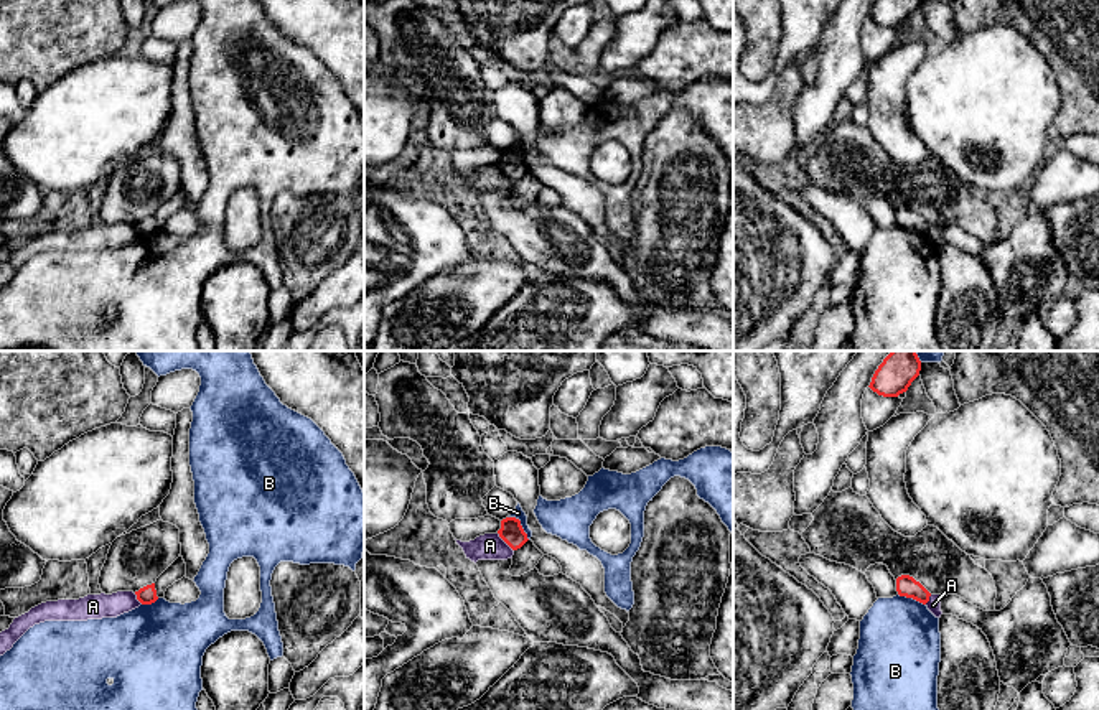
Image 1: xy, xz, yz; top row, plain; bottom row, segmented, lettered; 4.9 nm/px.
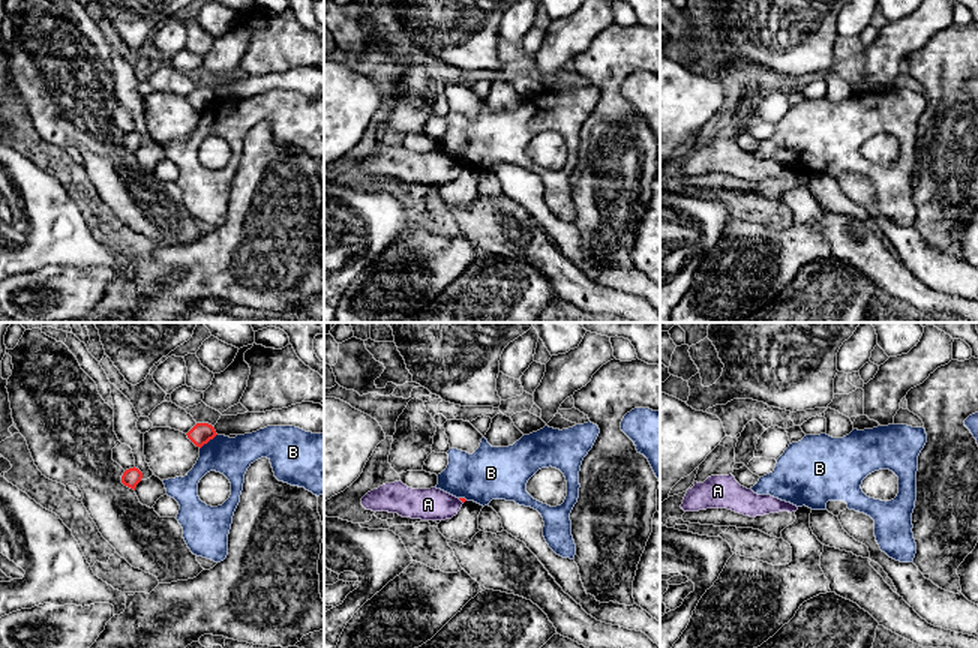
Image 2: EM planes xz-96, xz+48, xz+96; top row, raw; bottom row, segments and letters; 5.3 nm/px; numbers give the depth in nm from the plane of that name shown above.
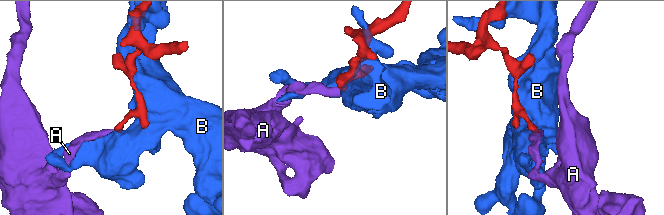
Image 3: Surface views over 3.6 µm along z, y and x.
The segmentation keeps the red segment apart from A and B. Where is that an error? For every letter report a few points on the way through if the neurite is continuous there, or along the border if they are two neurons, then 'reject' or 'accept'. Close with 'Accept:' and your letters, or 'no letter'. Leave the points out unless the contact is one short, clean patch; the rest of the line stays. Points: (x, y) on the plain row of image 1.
A: along xz (498, 163), (513, 182) | reject
B: reject
Accept: no letter

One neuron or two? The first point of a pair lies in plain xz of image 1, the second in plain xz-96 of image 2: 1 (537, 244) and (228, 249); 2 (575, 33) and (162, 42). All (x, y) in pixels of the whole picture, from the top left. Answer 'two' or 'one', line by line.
1: two
2: one

